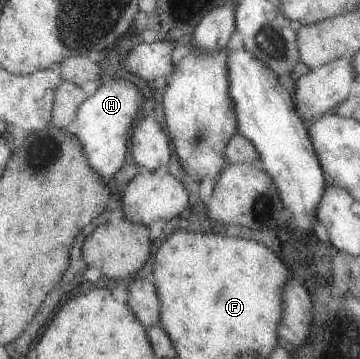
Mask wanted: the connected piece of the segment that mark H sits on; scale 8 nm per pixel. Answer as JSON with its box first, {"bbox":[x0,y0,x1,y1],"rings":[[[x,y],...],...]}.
{"bbox":[63,79,143,182],"rings":[[[123,79],[109,80],[98,85],[91,96],[85,97],[85,100],[79,105],[73,120],[67,126],[64,126],[63,130],[70,132],[80,142],[87,164],[94,170],[94,173],[102,178],[103,182],[111,180],[121,164],[123,164],[125,154],[127,154],[125,144],[128,144],[129,128],[135,123],[137,119],[135,116],[137,116],[137,110],[140,108],[143,108],[143,97],[133,83]]]}

